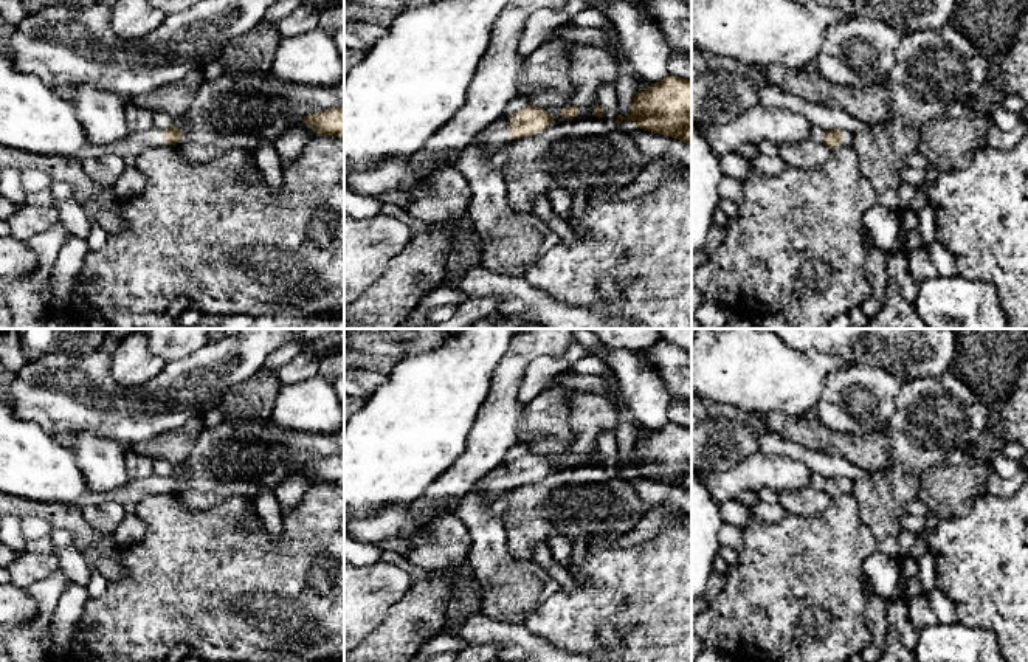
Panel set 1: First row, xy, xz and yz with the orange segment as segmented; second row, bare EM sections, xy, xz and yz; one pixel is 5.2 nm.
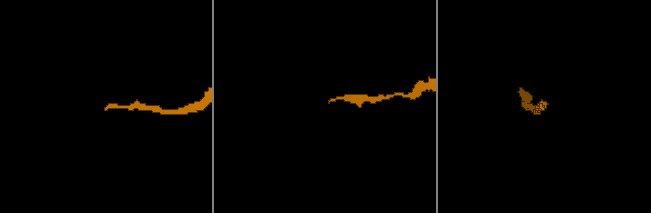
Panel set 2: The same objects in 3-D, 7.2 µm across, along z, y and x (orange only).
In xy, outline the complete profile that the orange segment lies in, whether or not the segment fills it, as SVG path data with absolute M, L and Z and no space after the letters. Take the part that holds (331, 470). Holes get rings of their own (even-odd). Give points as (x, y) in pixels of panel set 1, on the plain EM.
M344 453L305 464L302 471L312 471L319 484L344 485Z

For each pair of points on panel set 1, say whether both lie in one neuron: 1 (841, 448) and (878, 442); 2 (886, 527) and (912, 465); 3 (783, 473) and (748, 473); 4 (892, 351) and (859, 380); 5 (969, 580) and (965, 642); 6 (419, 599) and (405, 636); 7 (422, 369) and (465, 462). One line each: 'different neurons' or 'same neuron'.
1: same neuron
2: same neuron
3: same neuron
4: different neurons
5: different neurons
6: same neuron
7: different neurons

